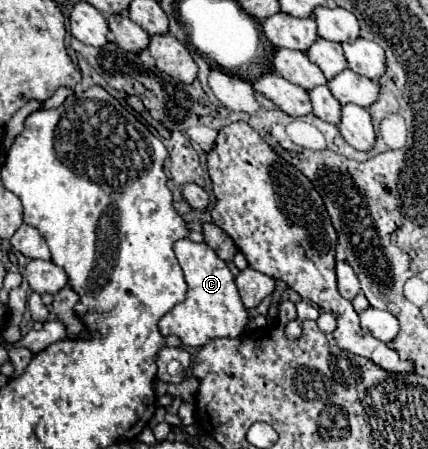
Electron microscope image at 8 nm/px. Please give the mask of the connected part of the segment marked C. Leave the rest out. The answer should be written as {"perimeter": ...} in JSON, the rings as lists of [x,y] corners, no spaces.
{"perimeter":[[[188,238],[178,240],[174,244],[176,258],[184,270],[188,282],[186,300],[176,304],[158,324],[164,336],[174,334],[182,340],[184,346],[204,346],[214,338],[236,338],[240,336],[247,323],[247,311],[242,304],[234,276],[224,260],[216,256],[216,252],[208,244],[196,244]]]}

